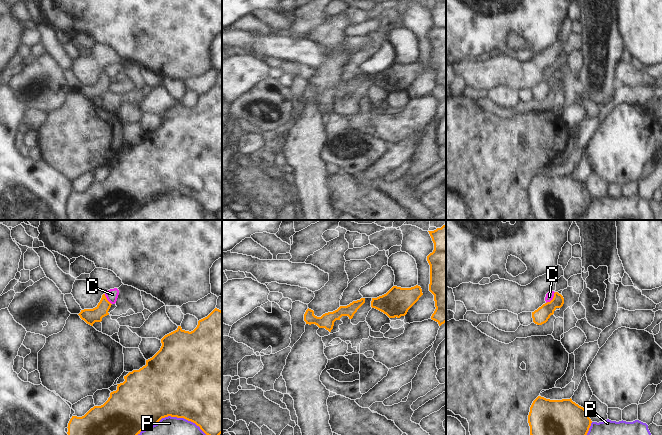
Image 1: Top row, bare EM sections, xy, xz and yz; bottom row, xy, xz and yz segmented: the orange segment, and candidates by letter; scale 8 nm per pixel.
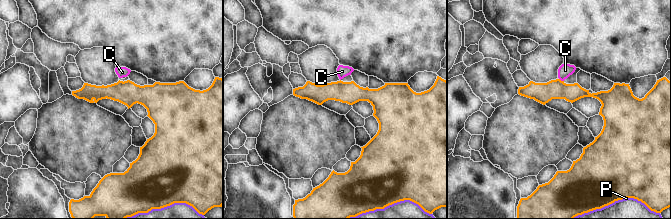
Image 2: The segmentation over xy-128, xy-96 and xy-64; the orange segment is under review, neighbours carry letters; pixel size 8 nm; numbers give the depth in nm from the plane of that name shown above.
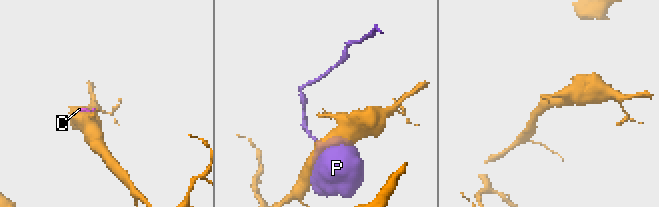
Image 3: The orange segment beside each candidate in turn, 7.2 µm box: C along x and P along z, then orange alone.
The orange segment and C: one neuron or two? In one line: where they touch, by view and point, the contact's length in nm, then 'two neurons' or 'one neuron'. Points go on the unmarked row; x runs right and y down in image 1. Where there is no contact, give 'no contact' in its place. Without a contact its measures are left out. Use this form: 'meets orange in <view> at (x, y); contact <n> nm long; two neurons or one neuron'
meets orange in yz at (553, 74); contact 120 nm long; two neurons

